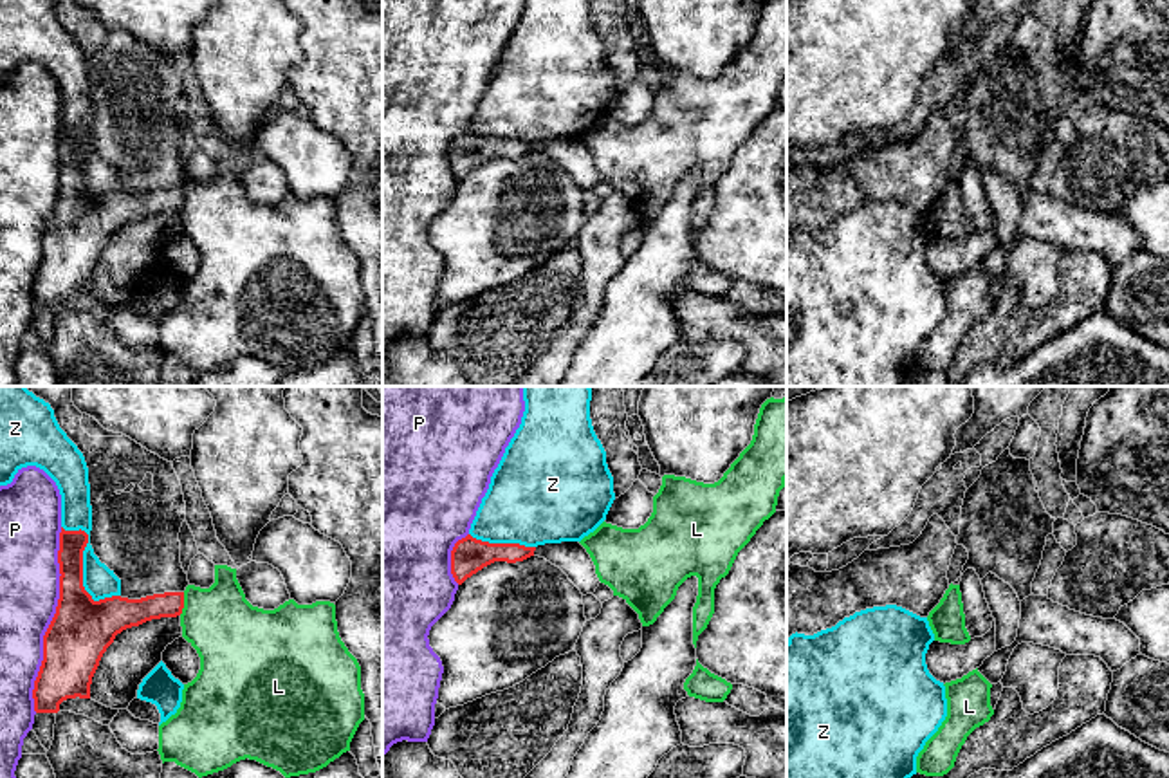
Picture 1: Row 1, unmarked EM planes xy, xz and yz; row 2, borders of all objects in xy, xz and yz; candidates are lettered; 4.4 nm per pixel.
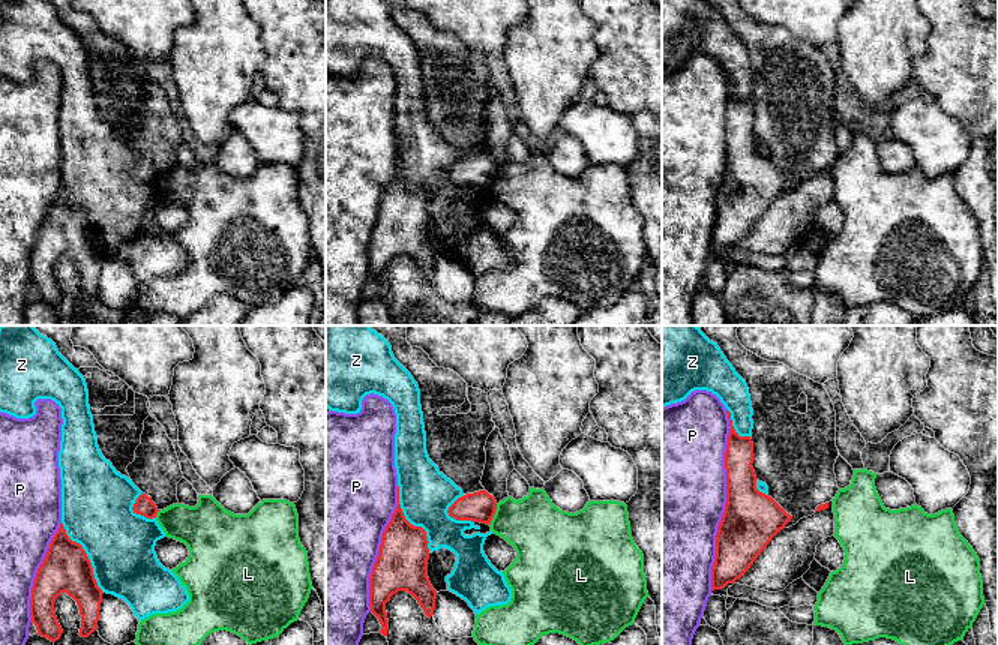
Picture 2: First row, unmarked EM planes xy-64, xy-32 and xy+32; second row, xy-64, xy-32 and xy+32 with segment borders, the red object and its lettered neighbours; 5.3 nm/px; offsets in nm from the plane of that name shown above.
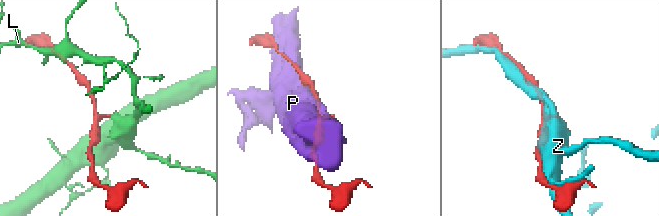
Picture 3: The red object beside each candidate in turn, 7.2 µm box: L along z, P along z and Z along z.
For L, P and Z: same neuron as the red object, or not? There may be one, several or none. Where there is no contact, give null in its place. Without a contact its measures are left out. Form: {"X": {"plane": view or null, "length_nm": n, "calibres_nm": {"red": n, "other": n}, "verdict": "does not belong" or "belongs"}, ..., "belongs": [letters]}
{"L": {"plane": "xy", "length_nm": 110, "calibres_nm": {"red": 130, "other": 320}, "verdict": "does not belong"}, "P": {"plane": "xy", "length_nm": 850, "calibres_nm": {"red": 280, "other": 280}, "verdict": "does not belong"}, "Z": {"plane": "xy", "length_nm": 420, "calibres_nm": {"red": 240, "other": 150}, "verdict": "does not belong"}, "belongs": []}

